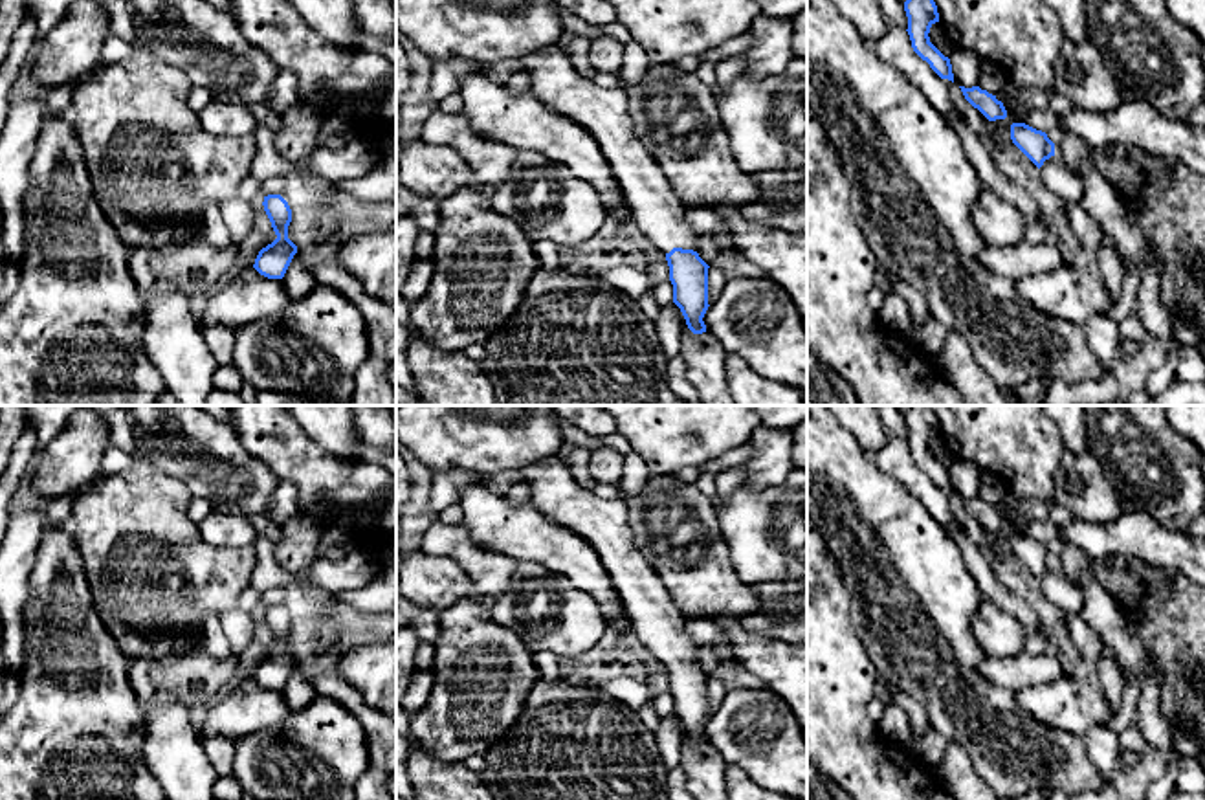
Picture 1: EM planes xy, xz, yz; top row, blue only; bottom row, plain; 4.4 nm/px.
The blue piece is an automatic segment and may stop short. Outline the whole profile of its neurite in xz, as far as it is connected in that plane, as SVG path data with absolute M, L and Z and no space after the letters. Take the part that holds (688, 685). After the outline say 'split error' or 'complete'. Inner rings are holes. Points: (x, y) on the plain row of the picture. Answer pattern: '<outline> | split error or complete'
M559 455L539 459L523 468L523 481L530 486L530 503L536 510L576 532L594 547L629 617L631 642L647 648L666 666L673 695L673 714L680 719L693 745L706 743L702 728L710 717L710 677L699 668L697 644L684 631L686 617L635 545L625 499L602 499L592 490L581 486Z | split error

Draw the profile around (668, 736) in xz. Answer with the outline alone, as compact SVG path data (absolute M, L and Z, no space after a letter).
M675 714L660 717L658 727L655 730L655 741L657 741L662 763L668 769L679 767L682 760L684 738L675 719Z

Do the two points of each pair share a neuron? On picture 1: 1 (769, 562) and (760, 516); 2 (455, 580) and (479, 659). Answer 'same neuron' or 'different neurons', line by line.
1: same neuron
2: different neurons

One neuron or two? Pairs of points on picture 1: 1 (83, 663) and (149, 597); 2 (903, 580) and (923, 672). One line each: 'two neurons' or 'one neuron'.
1: two neurons
2: one neuron

